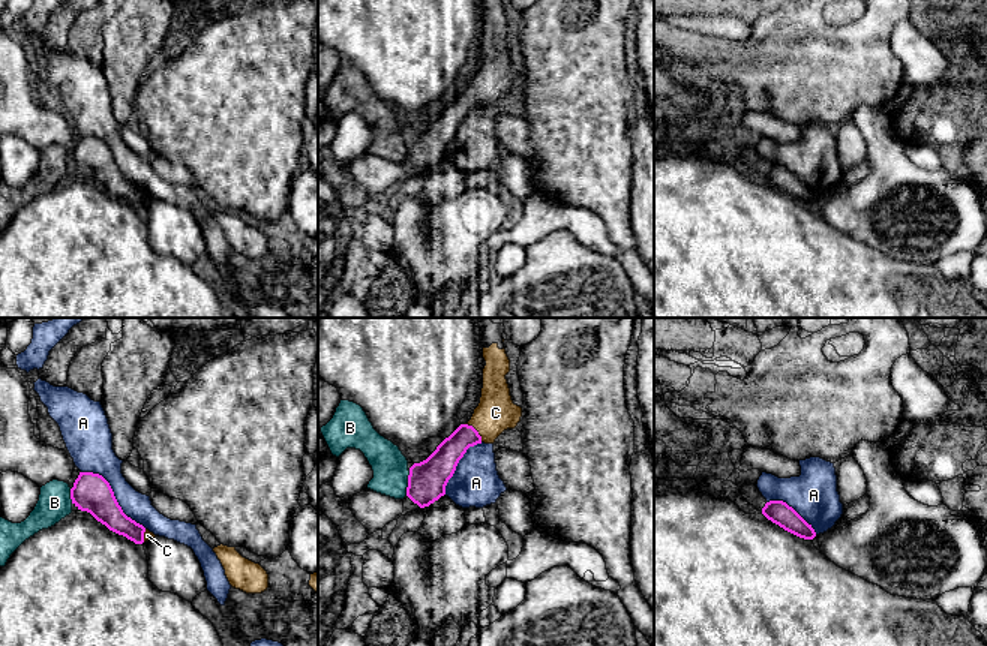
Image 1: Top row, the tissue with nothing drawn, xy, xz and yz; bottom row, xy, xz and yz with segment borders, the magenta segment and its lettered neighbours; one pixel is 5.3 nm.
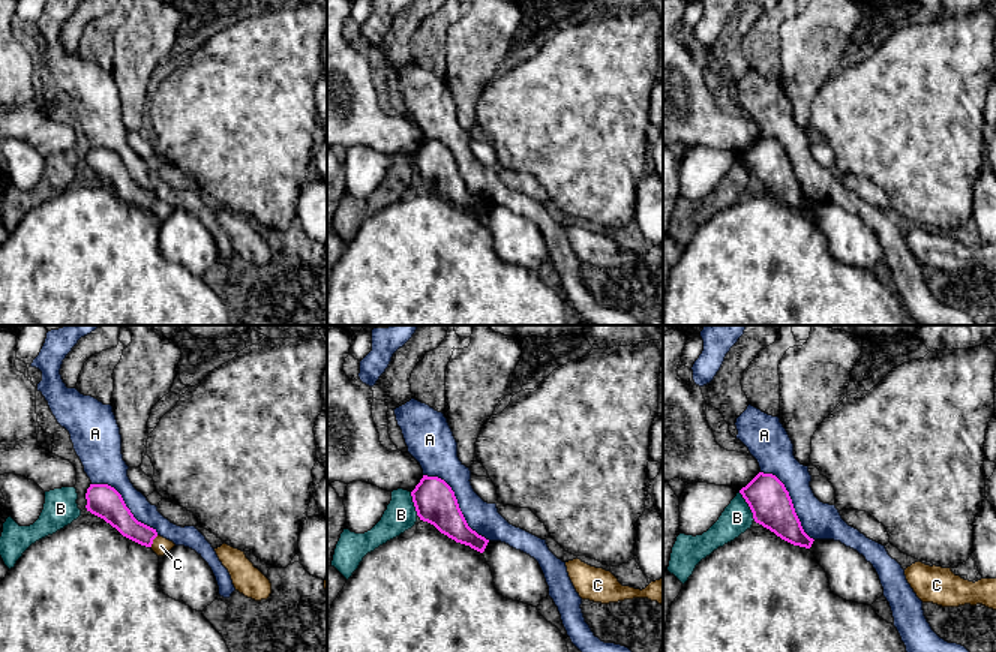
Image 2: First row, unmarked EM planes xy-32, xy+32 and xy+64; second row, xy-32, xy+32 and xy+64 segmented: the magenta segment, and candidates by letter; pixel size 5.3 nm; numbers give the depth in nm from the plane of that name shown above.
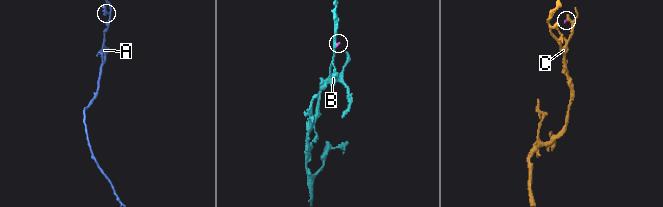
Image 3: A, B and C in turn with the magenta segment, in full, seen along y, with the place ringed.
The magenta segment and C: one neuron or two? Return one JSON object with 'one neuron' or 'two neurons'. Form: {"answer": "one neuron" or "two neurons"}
{"answer": "one neuron"}

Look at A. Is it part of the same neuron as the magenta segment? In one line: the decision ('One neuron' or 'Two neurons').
Two neurons

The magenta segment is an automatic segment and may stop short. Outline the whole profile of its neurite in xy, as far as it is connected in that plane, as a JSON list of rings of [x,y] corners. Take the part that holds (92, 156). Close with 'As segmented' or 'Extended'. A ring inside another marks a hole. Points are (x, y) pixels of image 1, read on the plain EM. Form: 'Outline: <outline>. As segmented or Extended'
Outline: [[[80,136],[70,153],[72,168],[90,177],[110,195],[142,208],[156,199],[128,181],[118,169],[110,147],[99,138]]]. Extended

